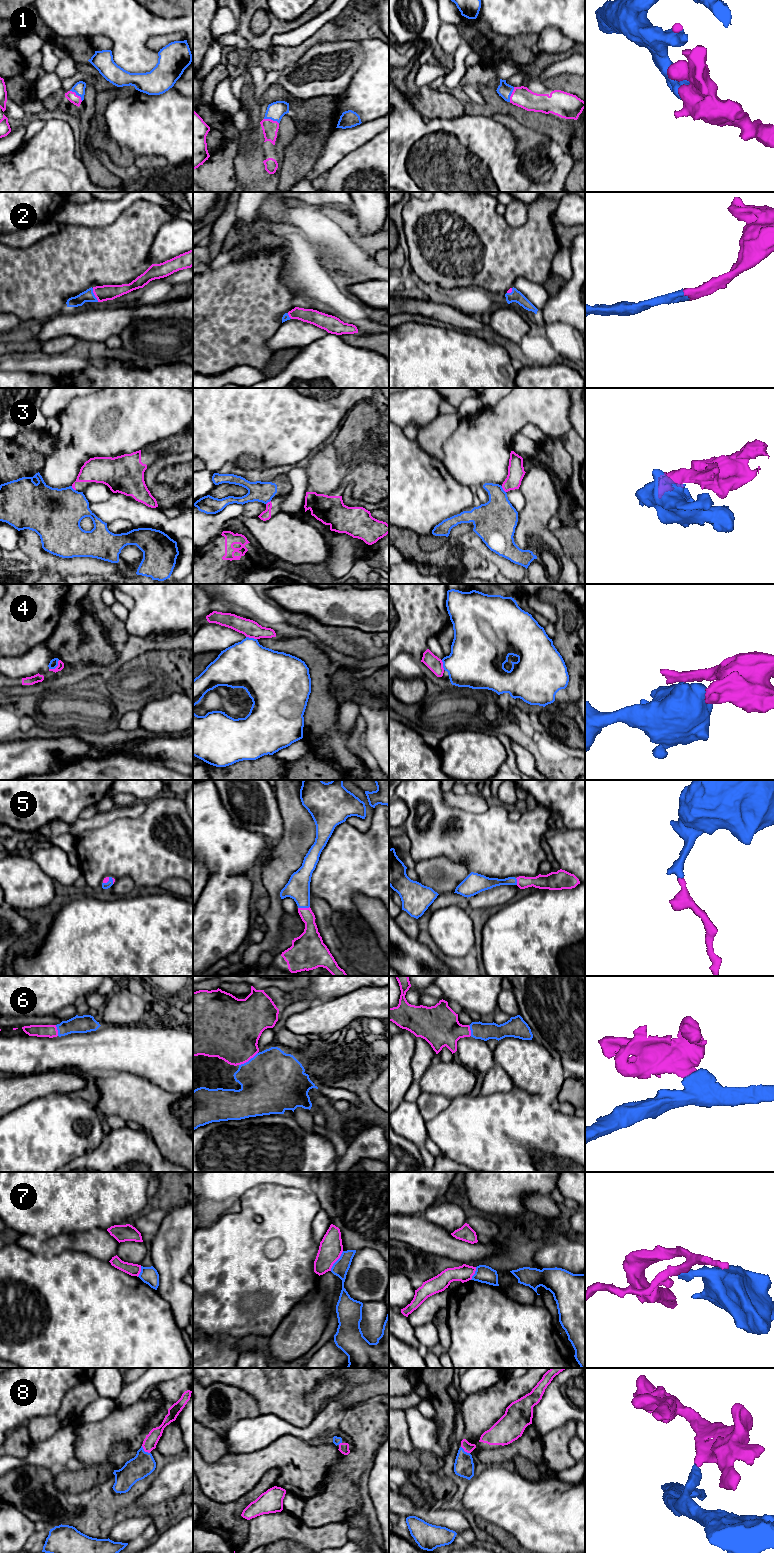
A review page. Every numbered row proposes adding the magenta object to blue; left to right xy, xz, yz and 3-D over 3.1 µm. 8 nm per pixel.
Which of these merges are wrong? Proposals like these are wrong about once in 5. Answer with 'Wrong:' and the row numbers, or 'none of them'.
Wrong: 3, 4, 7

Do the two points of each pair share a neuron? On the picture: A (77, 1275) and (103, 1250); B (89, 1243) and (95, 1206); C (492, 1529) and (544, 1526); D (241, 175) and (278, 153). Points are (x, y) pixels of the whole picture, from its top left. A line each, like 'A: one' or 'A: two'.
A: two
B: two
C: two
D: one

